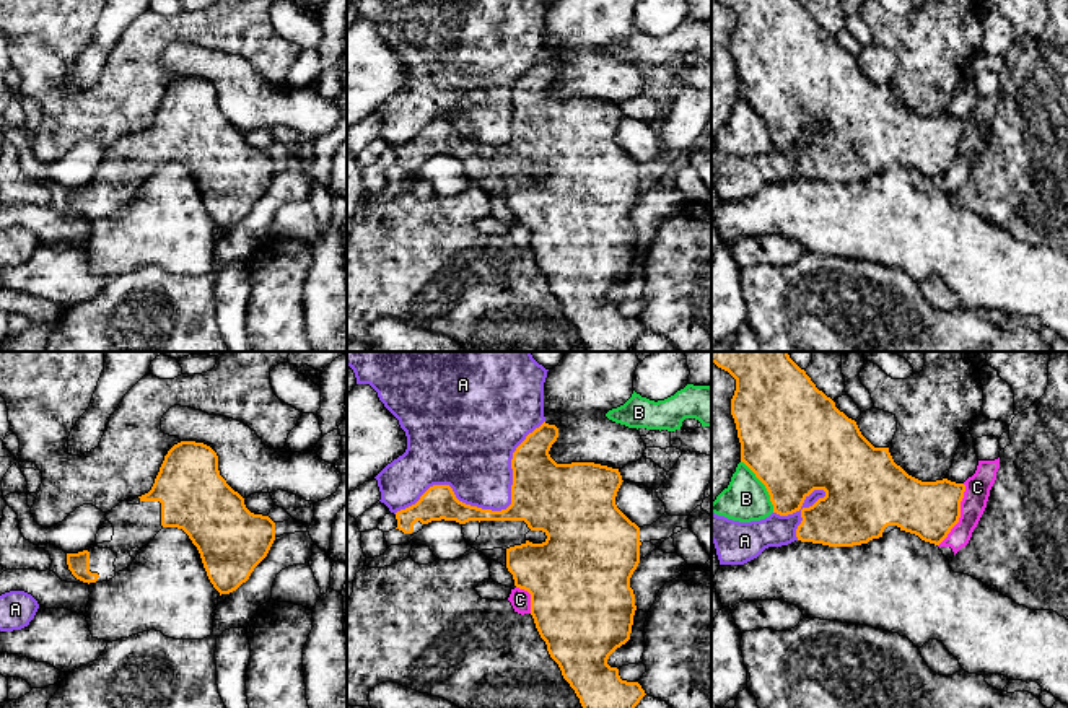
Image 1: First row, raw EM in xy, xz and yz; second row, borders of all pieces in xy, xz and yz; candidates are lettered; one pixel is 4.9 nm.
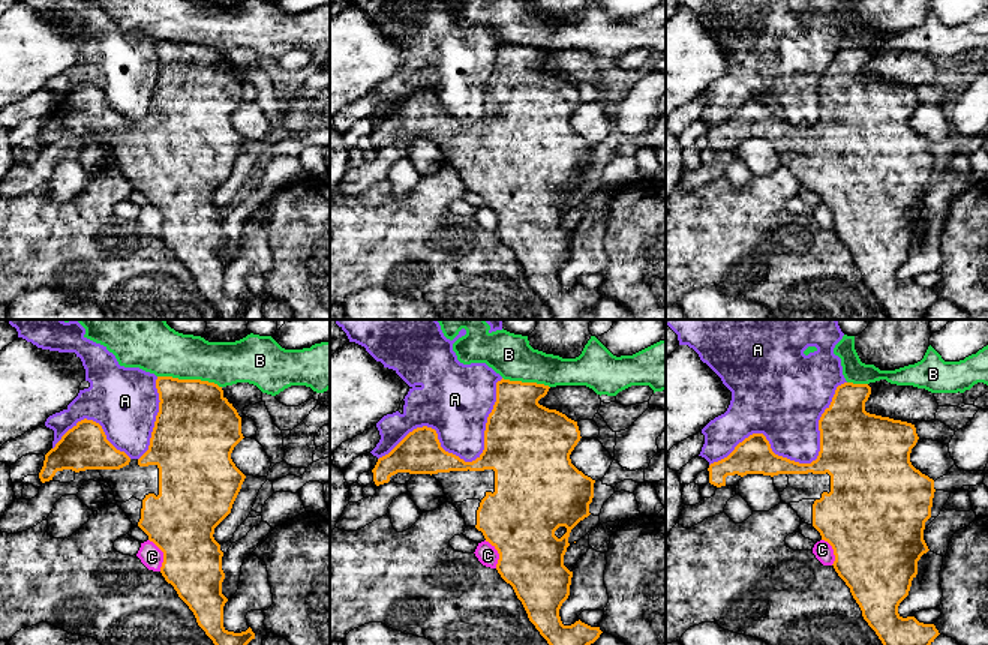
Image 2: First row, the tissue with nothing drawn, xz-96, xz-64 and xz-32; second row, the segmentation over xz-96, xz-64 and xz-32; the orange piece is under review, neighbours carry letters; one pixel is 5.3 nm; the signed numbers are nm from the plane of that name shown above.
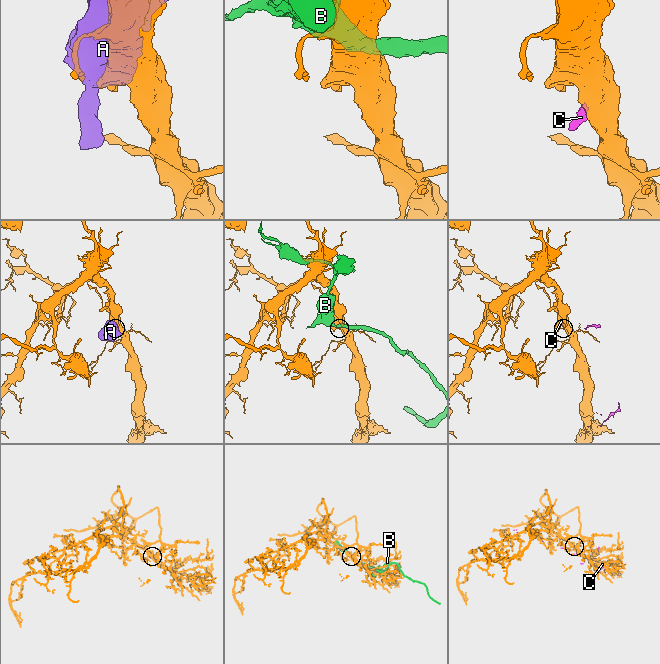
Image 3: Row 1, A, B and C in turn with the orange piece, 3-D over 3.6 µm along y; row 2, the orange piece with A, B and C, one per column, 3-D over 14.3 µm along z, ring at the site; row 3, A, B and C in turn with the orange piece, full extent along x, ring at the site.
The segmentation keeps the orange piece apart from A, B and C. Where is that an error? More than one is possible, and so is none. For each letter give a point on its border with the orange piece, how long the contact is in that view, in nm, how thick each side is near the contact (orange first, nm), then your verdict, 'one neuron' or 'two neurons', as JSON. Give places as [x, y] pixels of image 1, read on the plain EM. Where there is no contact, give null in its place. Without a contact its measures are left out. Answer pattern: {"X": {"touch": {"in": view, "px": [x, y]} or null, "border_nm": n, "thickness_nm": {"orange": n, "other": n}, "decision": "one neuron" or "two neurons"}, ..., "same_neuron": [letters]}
{"A": {"touch": {"in": "xz", "px": [490, 145]}, "border_nm": 850, "thickness_nm": {"orange": 280, "other": 360}, "decision": "two neurons"}, "B": {"touch": {"in": "yz", "px": [765, 122]}, "border_nm": 300, "thickness_nm": {"orange": 480, "other": 220}, "decision": "two neurons"}, "C": {"touch": {"in": "yz", "px": [959, 150]}, "border_nm": 340, "thickness_nm": {"orange": 280, "other": 130}, "decision": "two neurons"}, "same_neuron": []}

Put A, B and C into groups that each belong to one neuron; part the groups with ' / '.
A / B / C

